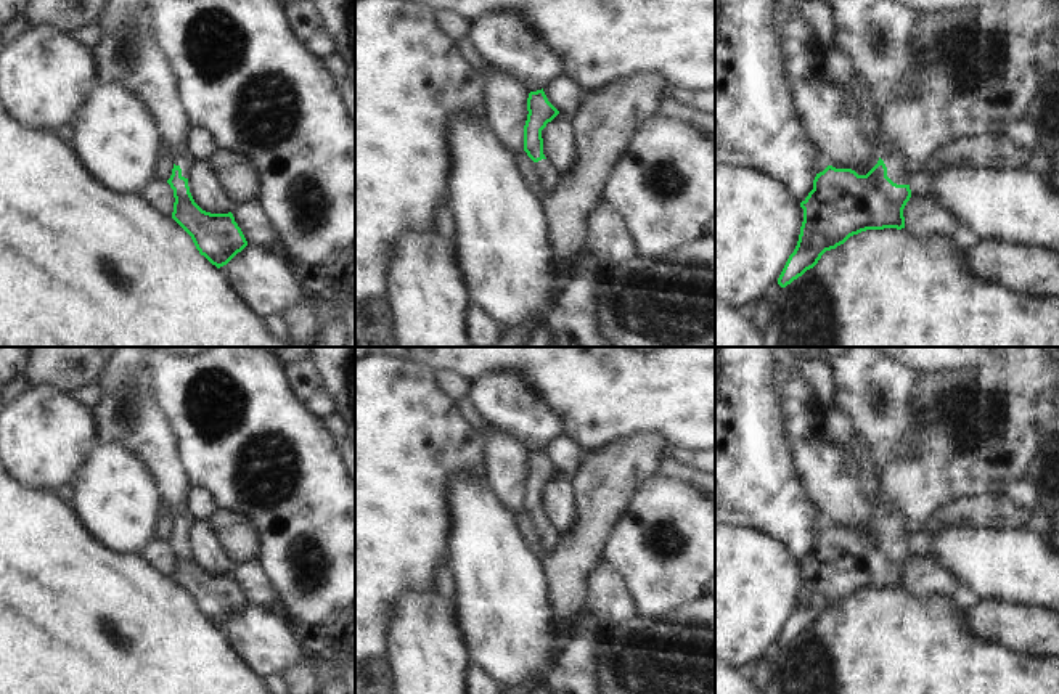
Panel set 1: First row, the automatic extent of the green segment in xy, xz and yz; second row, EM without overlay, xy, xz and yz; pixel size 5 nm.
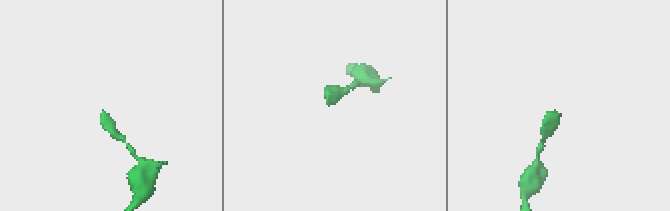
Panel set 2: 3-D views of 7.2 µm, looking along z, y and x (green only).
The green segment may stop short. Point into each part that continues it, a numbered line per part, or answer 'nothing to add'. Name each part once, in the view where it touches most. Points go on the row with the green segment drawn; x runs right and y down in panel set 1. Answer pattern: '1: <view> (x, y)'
1: yz (982, 71)

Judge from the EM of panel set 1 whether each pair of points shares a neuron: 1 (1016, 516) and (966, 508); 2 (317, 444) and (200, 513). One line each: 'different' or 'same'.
1: same
2: different

